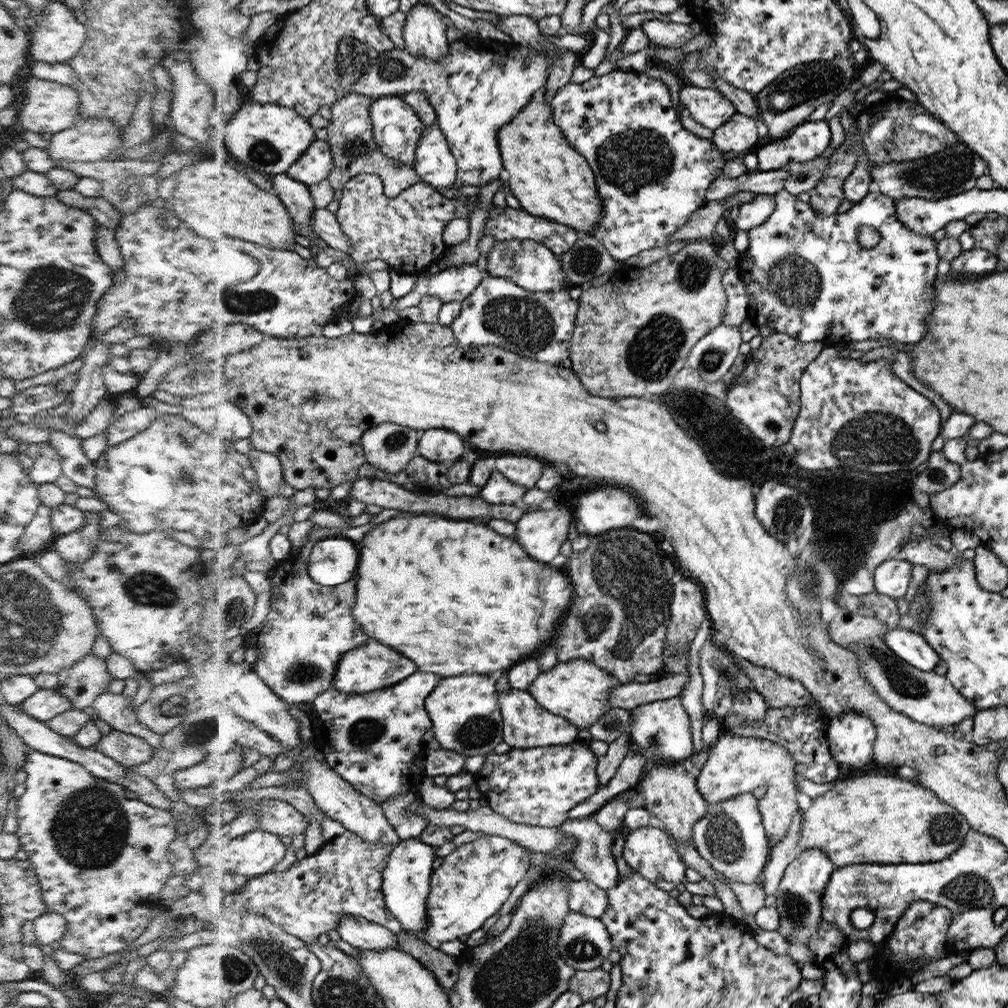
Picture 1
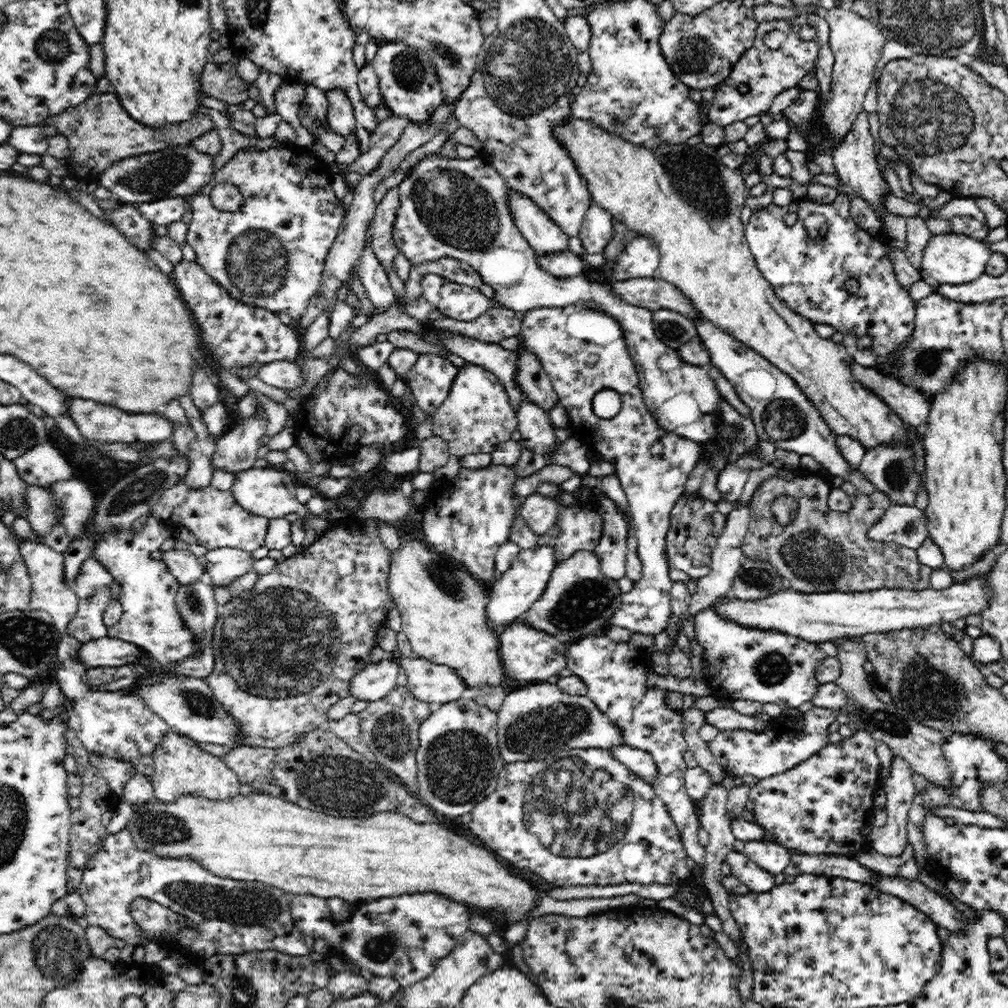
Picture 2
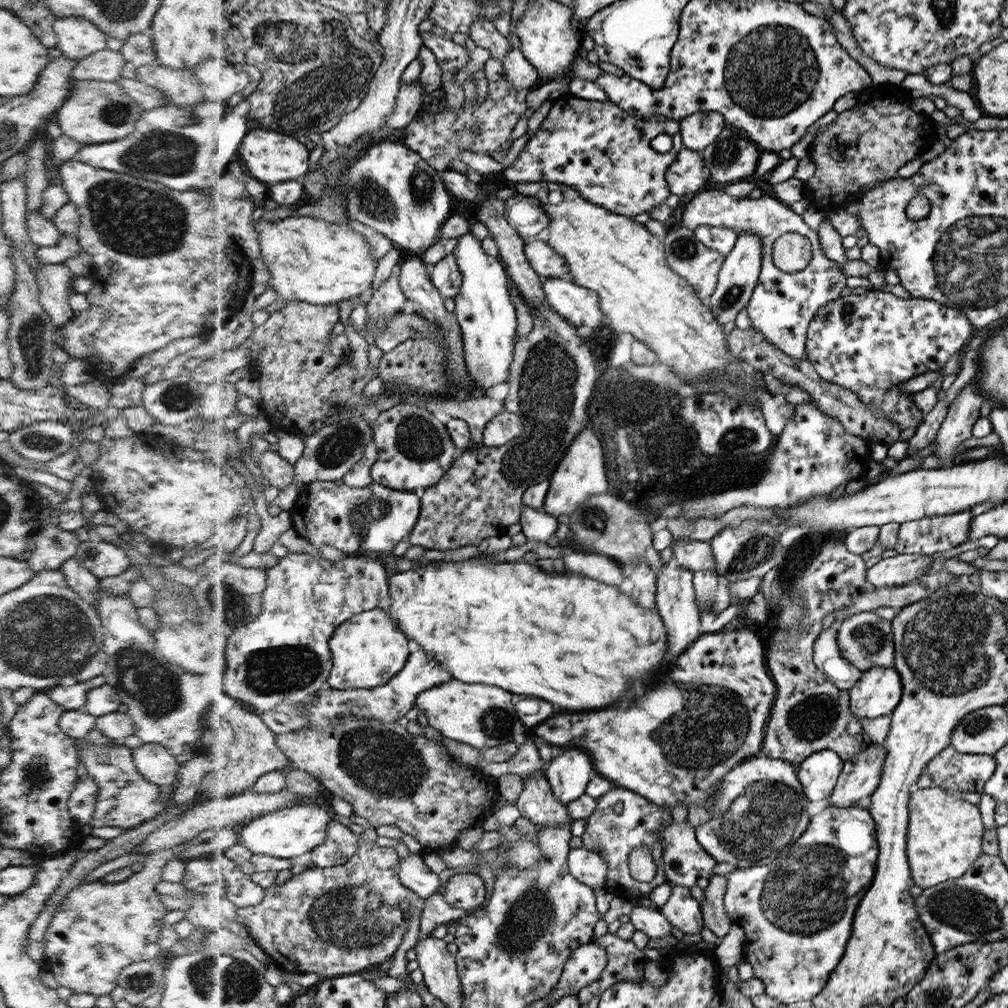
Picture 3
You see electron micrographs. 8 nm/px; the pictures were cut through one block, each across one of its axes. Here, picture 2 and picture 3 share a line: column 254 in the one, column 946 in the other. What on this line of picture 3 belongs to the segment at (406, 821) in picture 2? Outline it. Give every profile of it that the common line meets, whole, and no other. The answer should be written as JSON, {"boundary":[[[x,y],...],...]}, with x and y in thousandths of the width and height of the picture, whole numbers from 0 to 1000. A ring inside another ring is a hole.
{"boundary":[[[924,780],[917,783],[909,782],[906,786],[905,794],[903,795],[903,859],[907,859],[907,875],[909,879],[913,879],[915,882],[920,882],[925,879],[933,878],[935,875],[941,873],[946,873],[952,870],[956,870],[958,866],[961,865],[961,862],[965,861],[966,855],[970,853],[972,847],[975,843],[972,843],[972,837],[975,837],[974,829],[976,826],[976,821],[974,821],[974,813],[972,812],[972,800],[970,798],[963,798],[960,795],[948,791],[942,788],[938,783]]]}

